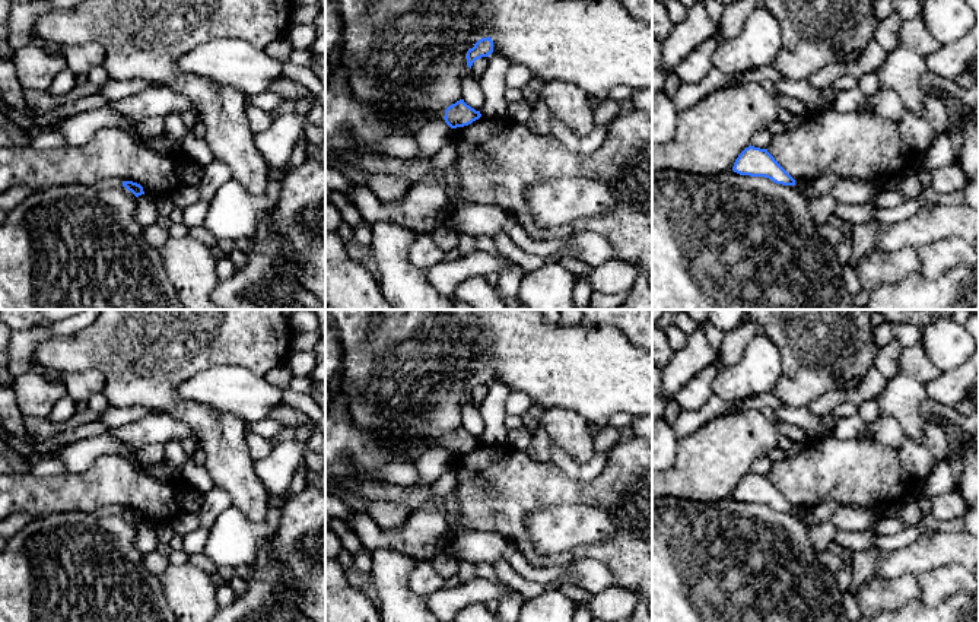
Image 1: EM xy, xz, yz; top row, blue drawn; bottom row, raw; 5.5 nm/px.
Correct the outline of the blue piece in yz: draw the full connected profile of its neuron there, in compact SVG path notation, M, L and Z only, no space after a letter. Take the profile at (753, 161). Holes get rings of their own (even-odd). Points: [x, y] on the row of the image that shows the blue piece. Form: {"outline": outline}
{"outline": "M751 145L738 155L732 171L740 175L765 177L782 185L795 185L795 180L778 164L767 149Z"}

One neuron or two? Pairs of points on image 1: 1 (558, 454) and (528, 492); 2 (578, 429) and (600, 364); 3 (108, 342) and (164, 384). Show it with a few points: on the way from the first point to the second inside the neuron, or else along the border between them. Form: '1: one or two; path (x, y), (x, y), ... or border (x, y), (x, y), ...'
1: two; border (552, 462), (571, 479), (581, 482)
2: two; border (549, 408), (572, 409), (591, 428)
3: one; path (121, 343), (151, 371)

